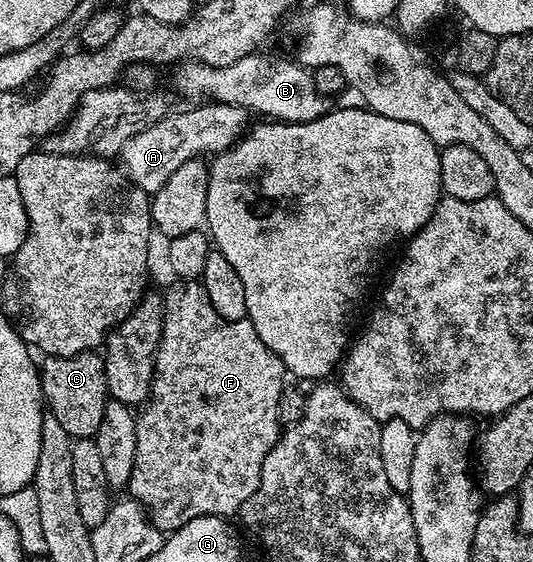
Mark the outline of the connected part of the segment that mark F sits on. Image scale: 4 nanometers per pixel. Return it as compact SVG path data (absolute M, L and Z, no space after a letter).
M181 278L172 281L163 299L163 331L159 347L155 353L155 375L151 385L151 394L143 403L136 417L136 460L133 464L129 483L130 497L150 511L149 517L156 528L162 532L170 532L181 528L189 520L200 518L206 514L216 516L238 515L243 509L245 500L257 492L261 480L261 468L265 464L265 456L269 456L272 448L279 443L281 423L279 421L279 405L285 389L285 371L283 361L257 336L257 328L253 328L250 318L242 318L236 322L217 316L213 304L209 304L209 292L205 292L202 281L194 278Z

